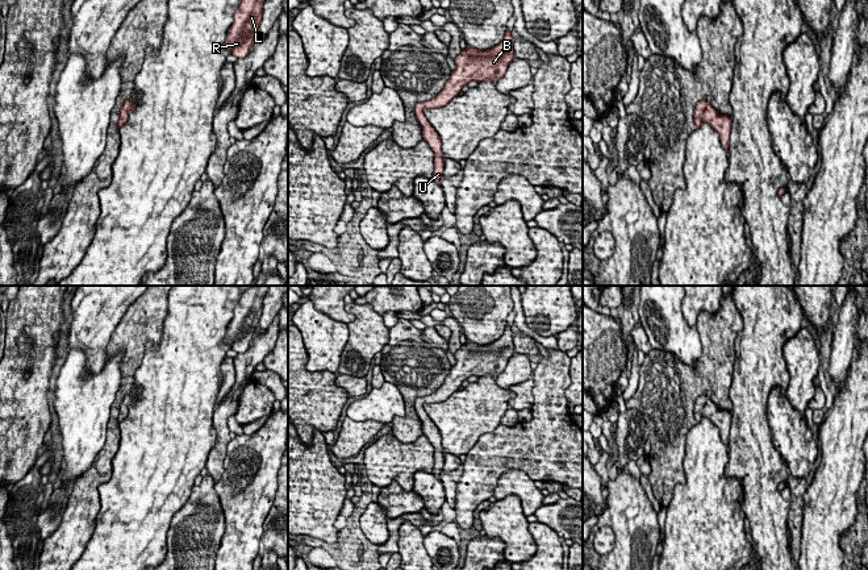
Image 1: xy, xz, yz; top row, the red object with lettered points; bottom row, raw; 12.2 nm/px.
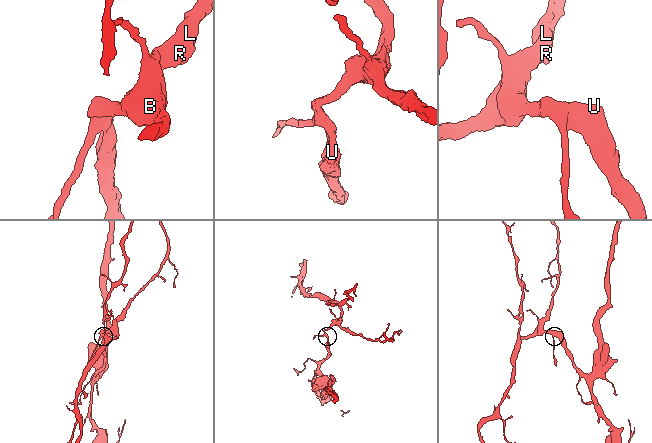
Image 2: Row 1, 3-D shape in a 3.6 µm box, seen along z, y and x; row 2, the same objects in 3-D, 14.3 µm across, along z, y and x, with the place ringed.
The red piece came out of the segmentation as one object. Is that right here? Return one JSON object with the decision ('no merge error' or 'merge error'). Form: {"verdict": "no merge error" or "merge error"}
{"verdict": "no merge error"}

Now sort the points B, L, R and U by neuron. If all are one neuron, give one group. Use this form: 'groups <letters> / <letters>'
groups B L R U

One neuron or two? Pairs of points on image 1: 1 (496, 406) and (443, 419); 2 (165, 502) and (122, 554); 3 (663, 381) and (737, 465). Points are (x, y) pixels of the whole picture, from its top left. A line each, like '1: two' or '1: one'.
1: one
2: one
3: two

